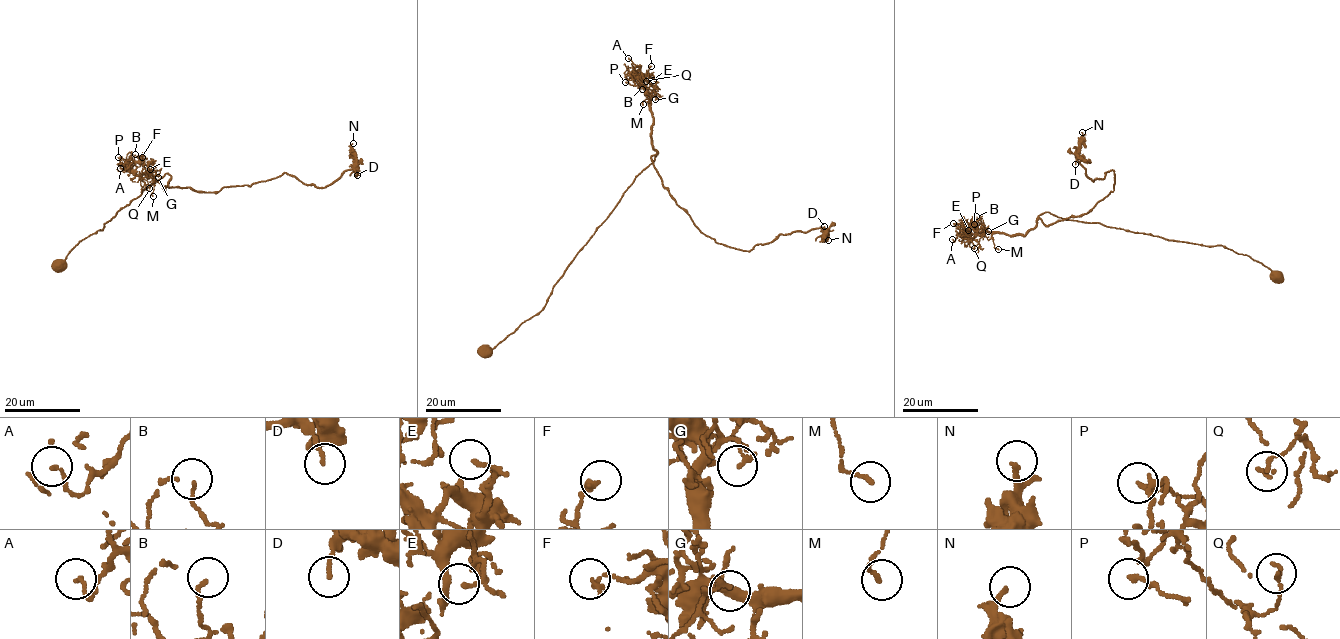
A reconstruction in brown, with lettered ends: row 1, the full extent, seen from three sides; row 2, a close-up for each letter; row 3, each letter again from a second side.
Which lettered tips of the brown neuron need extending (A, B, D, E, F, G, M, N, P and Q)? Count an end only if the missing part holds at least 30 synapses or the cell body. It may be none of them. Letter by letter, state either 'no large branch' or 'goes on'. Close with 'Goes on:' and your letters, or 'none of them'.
A: no large branch
B: no large branch
D: no large branch
E: no large branch
F: no large branch
G: no large branch
M: no large branch
N: no large branch
P: no large branch
Q: no large branch
Goes on: none of them

